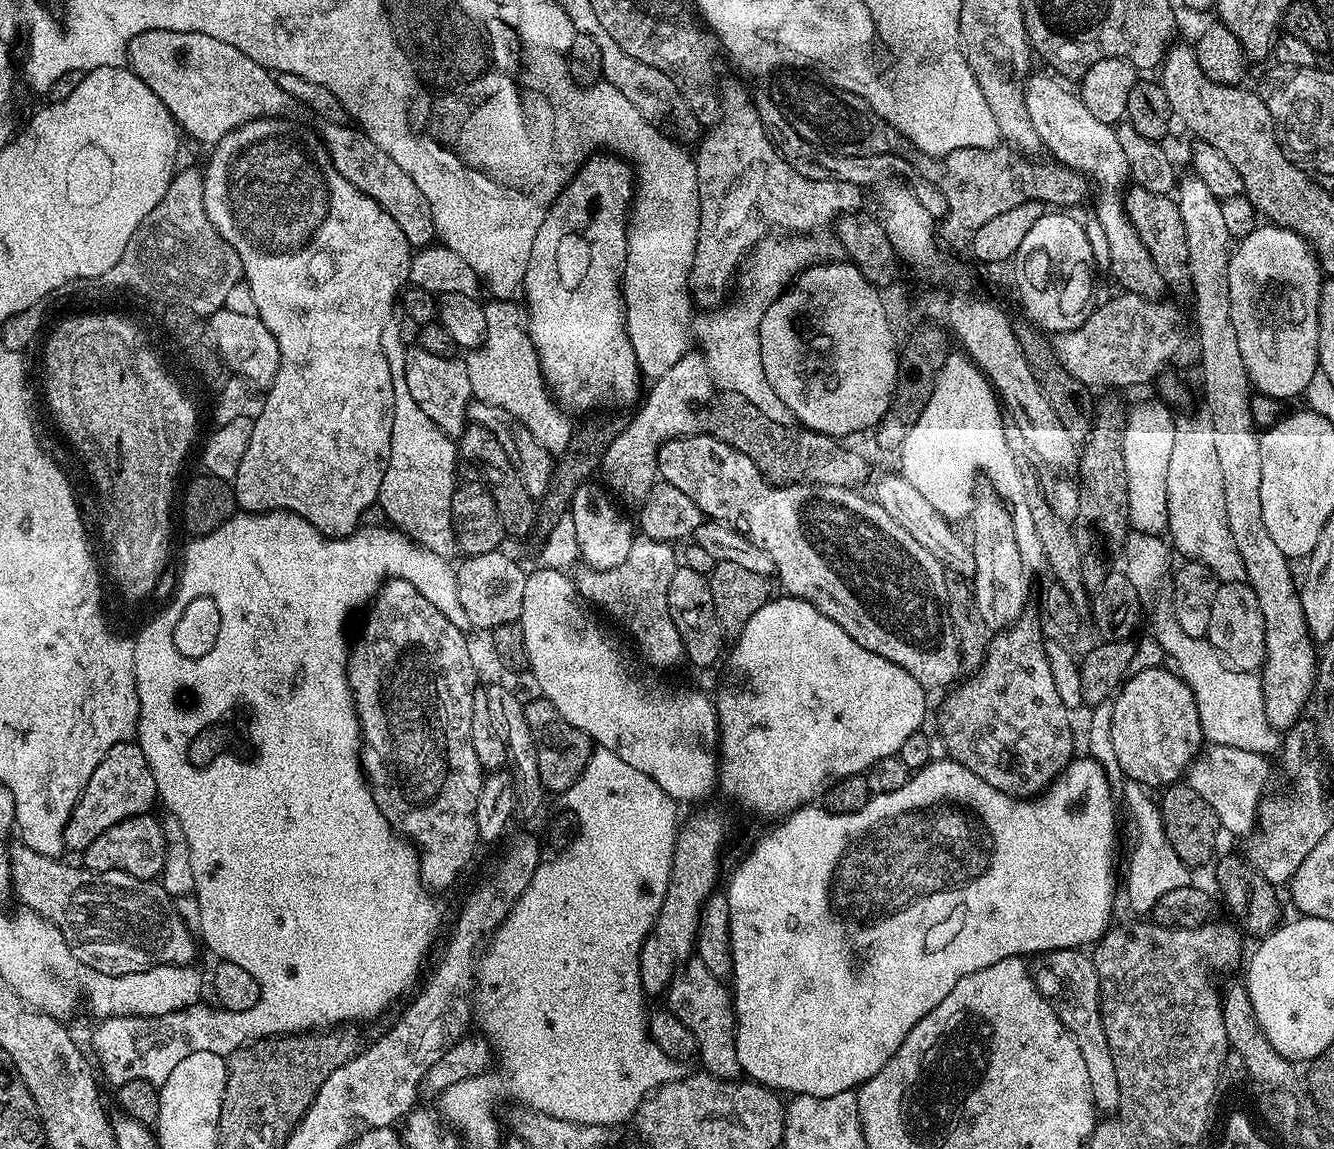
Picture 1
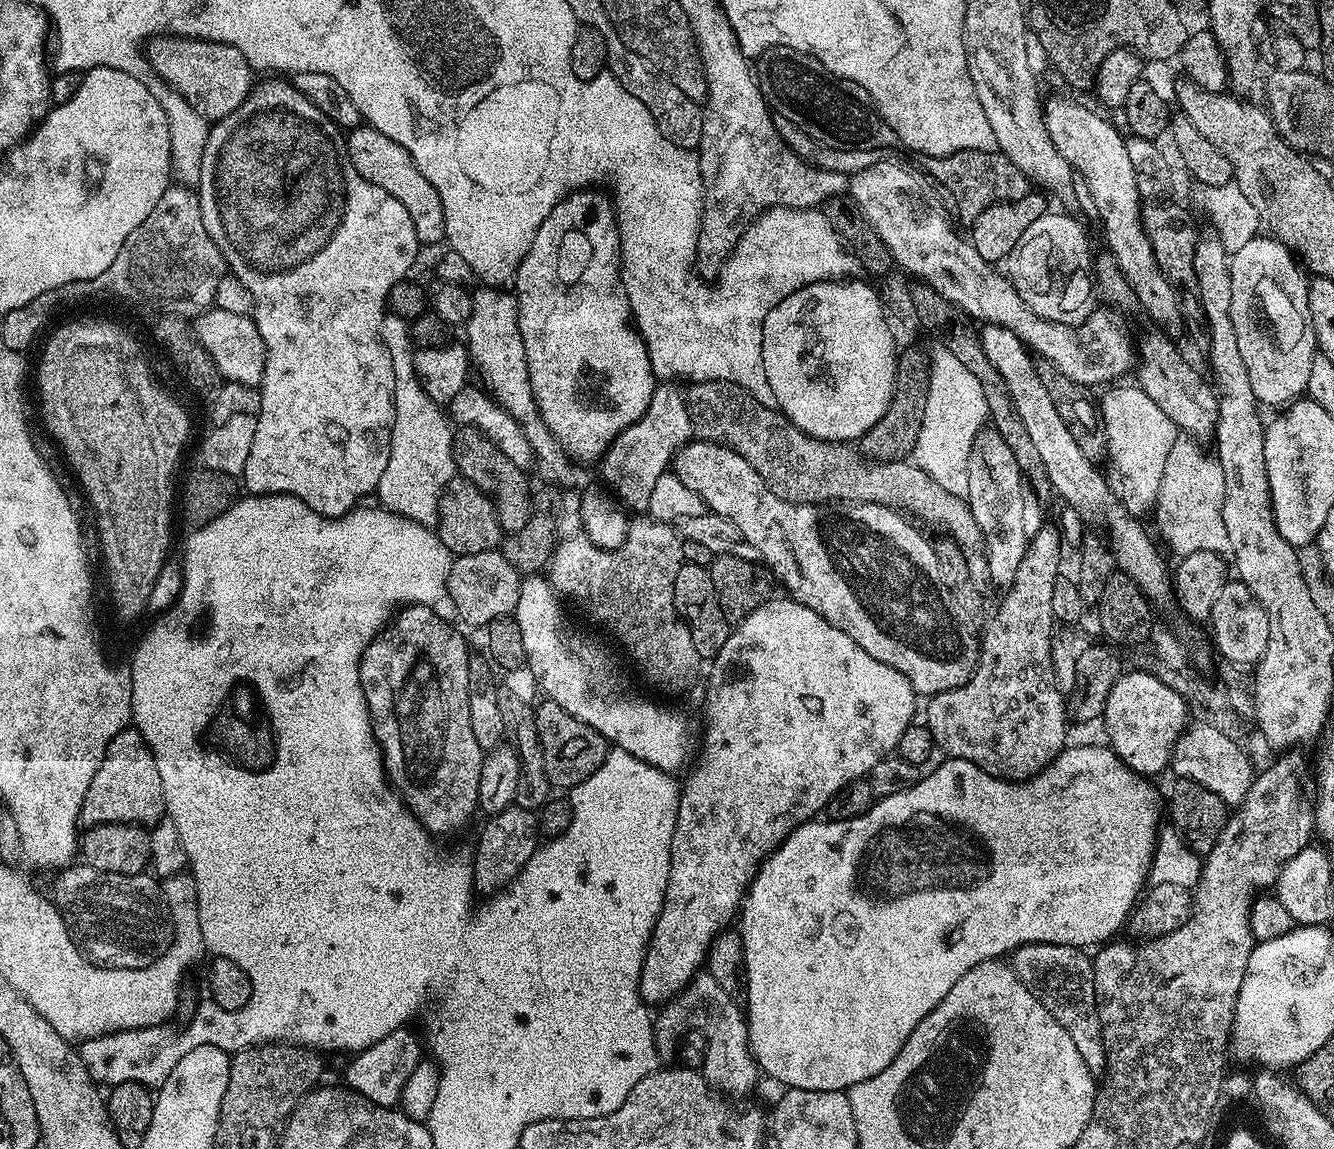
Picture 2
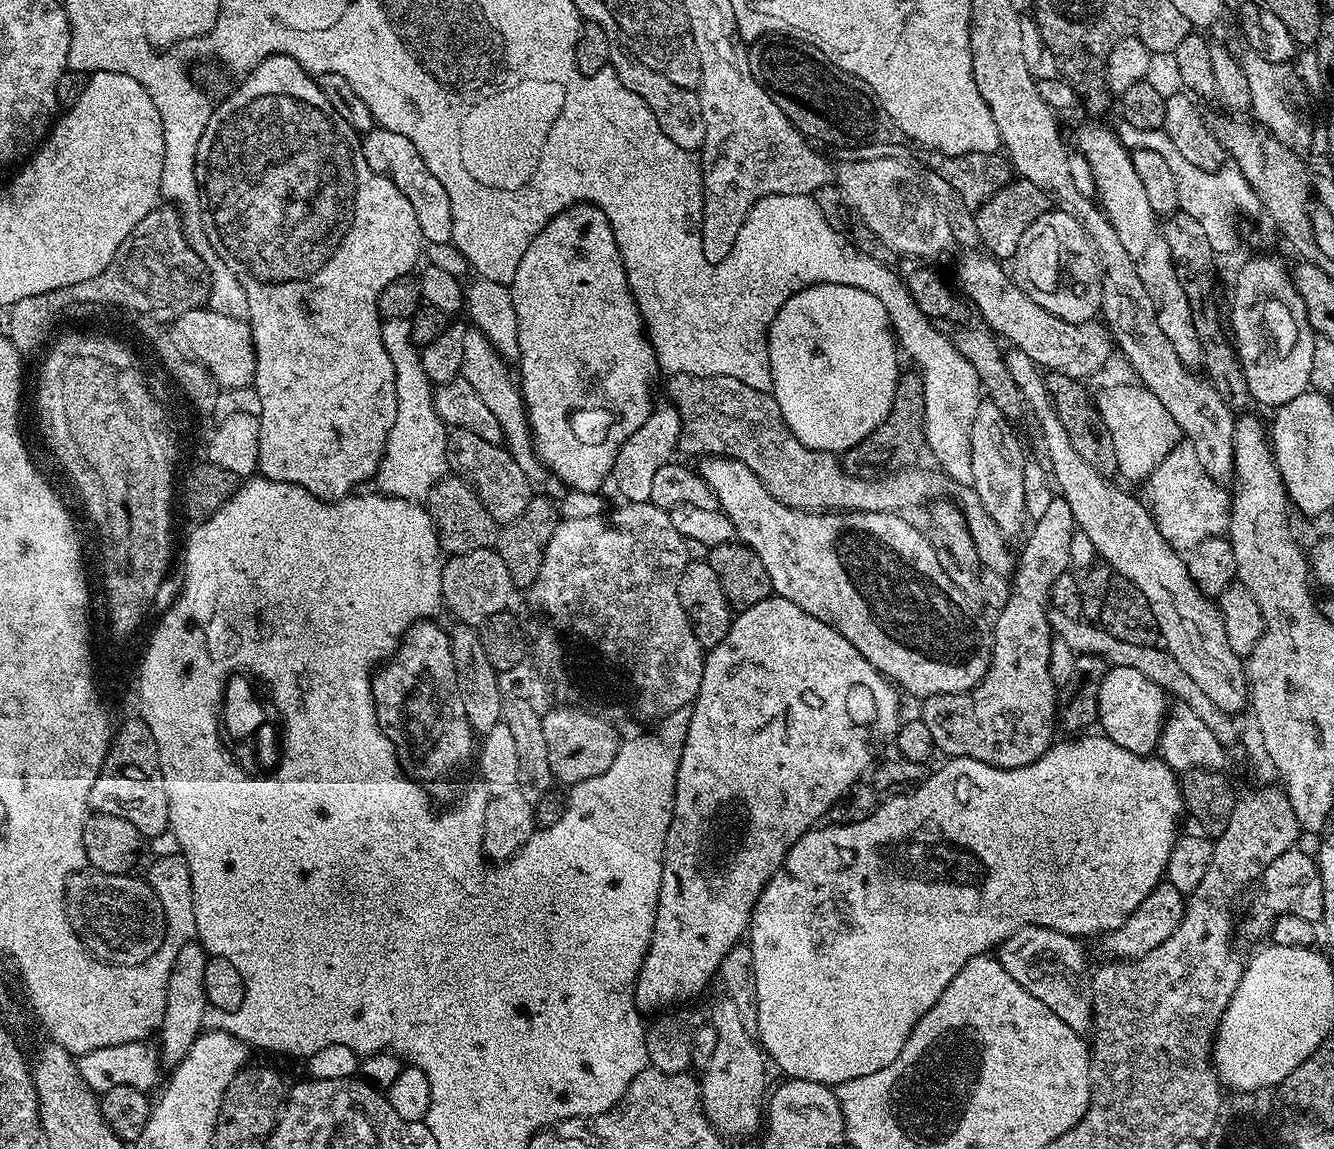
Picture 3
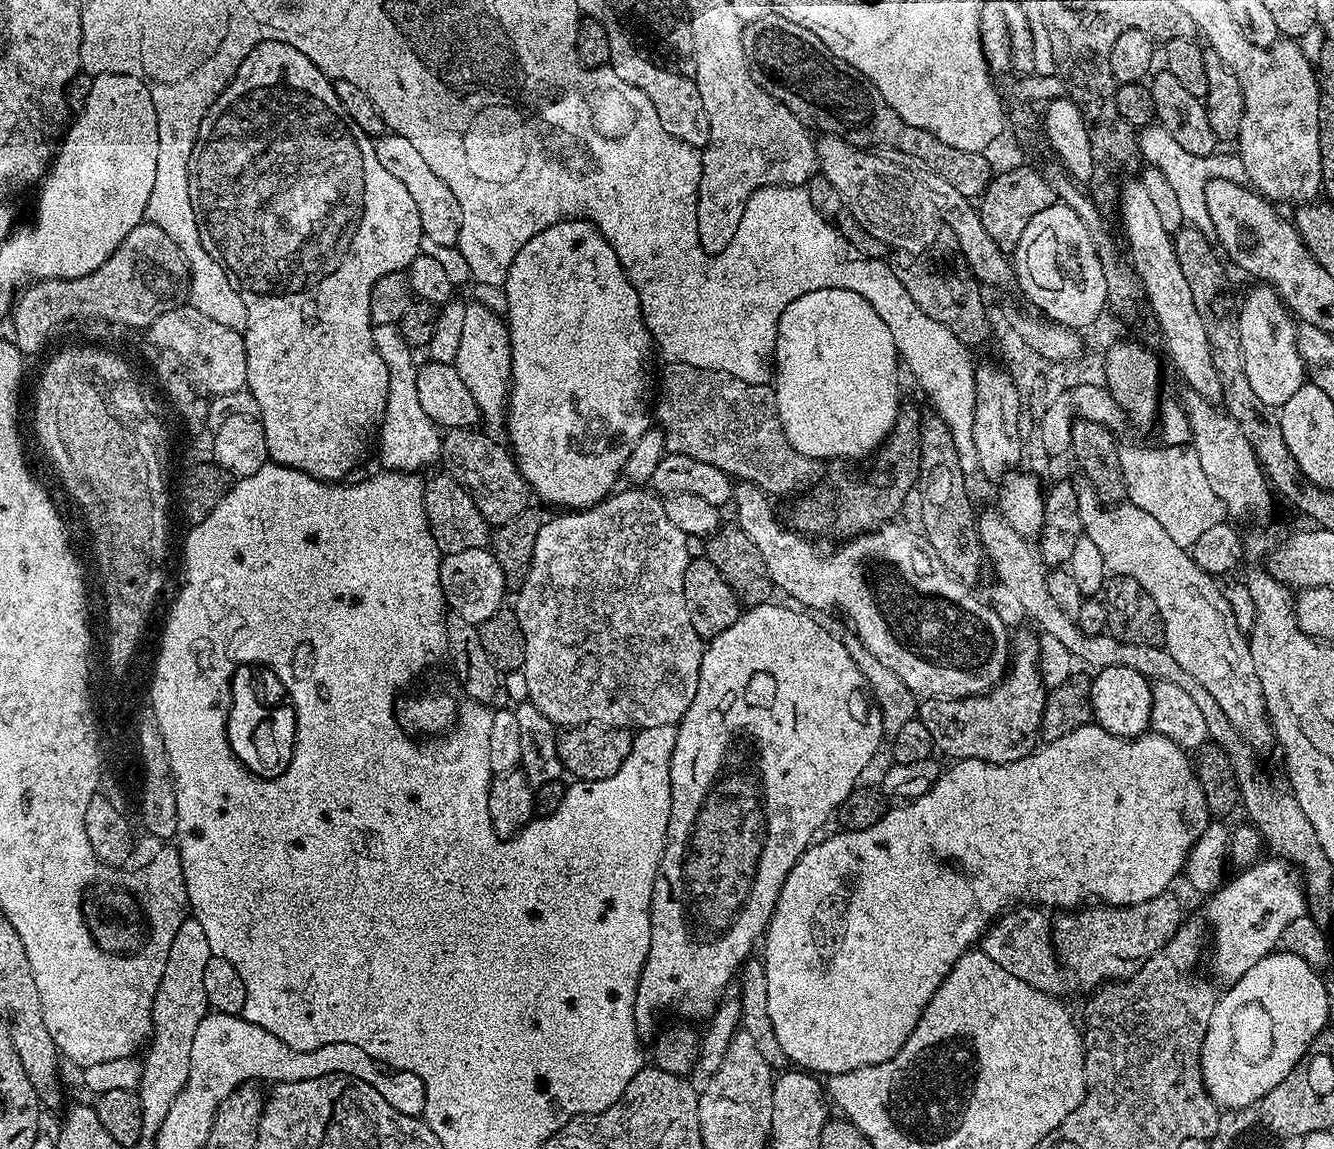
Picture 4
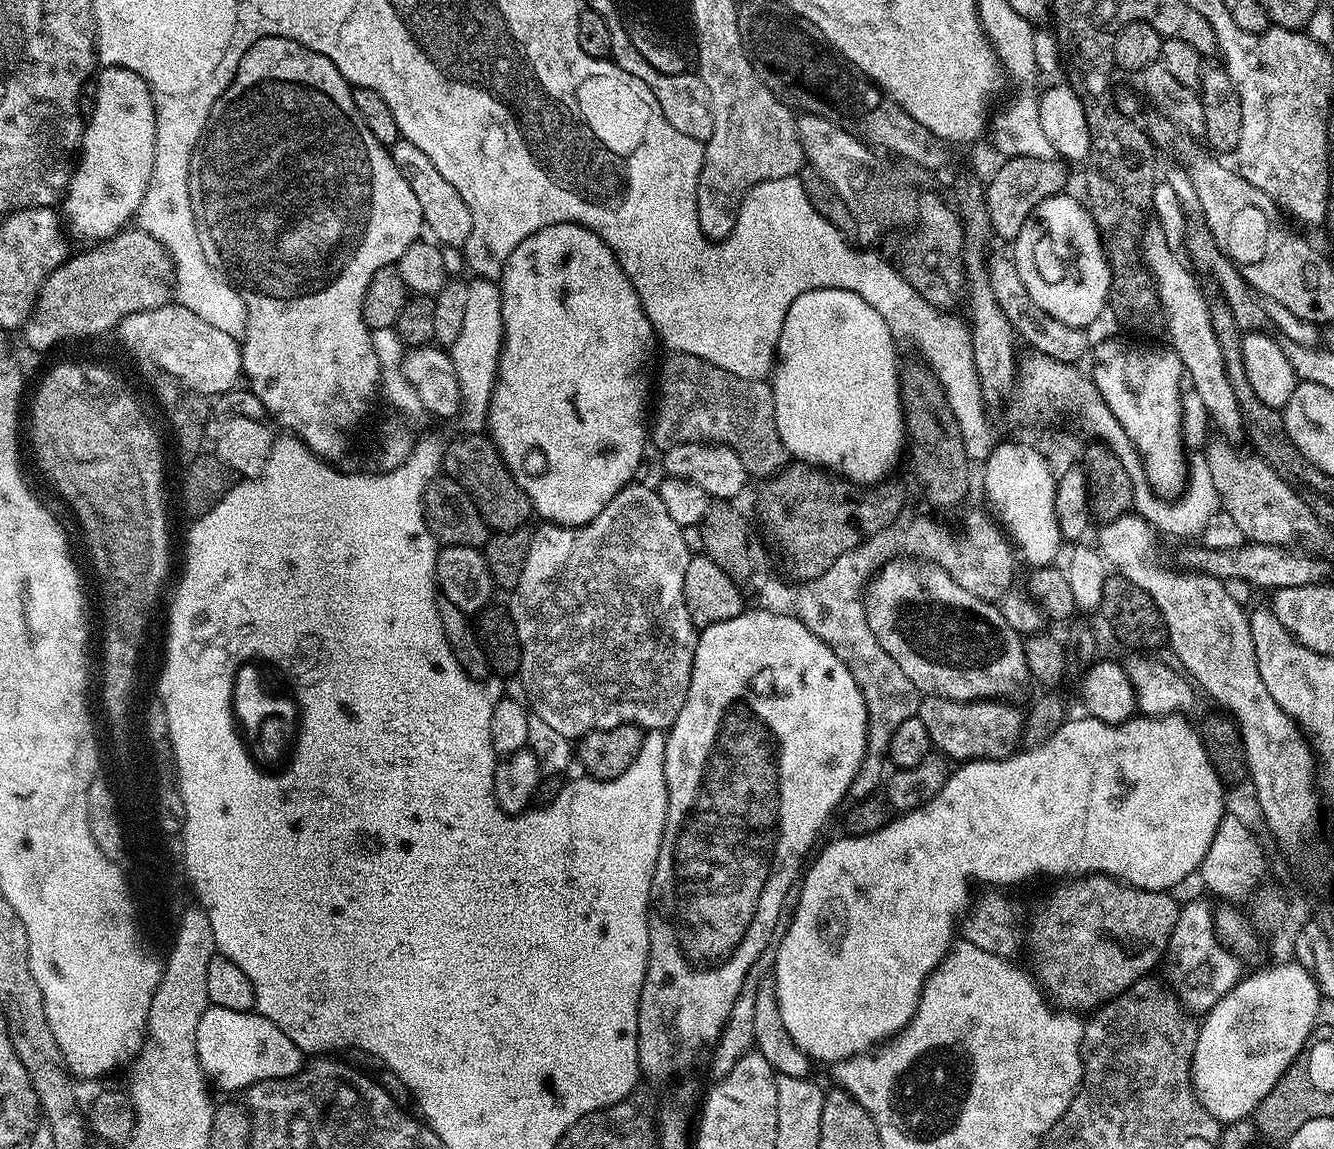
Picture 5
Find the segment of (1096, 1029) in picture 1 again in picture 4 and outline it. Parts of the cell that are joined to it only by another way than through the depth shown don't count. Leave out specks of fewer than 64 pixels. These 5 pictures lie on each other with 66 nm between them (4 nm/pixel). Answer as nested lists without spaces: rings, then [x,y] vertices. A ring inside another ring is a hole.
[[[1017,906],[1004,913],[989,927],[978,941],[979,951],[985,952],[1002,970],[1022,978],[1036,990],[1042,990],[1048,996],[1059,997],[1064,988],[1065,969],[1062,967],[1056,945],[1052,939],[1053,921],[1048,920],[1049,913],[1036,906]]]

